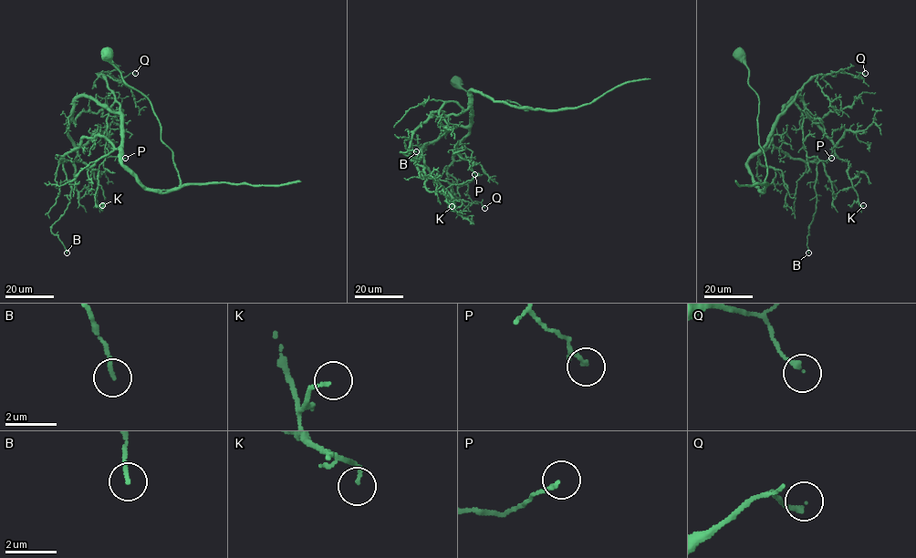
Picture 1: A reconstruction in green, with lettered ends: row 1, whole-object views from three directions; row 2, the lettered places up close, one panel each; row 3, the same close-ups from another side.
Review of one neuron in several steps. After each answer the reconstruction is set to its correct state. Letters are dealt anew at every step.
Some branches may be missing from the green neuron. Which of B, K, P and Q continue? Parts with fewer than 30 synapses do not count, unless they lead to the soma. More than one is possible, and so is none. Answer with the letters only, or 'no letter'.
no letter

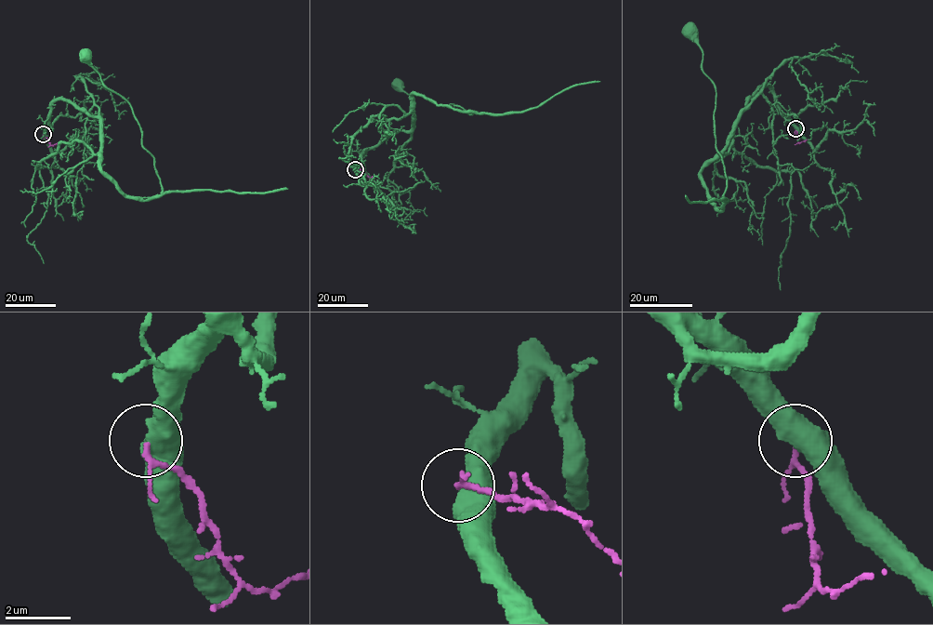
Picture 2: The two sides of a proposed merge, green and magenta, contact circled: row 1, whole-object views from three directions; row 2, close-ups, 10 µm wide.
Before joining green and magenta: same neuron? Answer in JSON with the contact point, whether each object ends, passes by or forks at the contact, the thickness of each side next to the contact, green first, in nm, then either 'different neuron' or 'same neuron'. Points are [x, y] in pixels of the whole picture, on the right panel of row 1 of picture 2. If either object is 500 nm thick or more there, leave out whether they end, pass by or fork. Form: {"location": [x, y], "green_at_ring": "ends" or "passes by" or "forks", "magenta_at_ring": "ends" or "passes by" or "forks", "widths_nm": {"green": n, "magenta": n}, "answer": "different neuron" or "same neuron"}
{"location": [795, 128], "widths_nm": {"green": 700, "magenta": 130}, "answer": "same neuron"}

